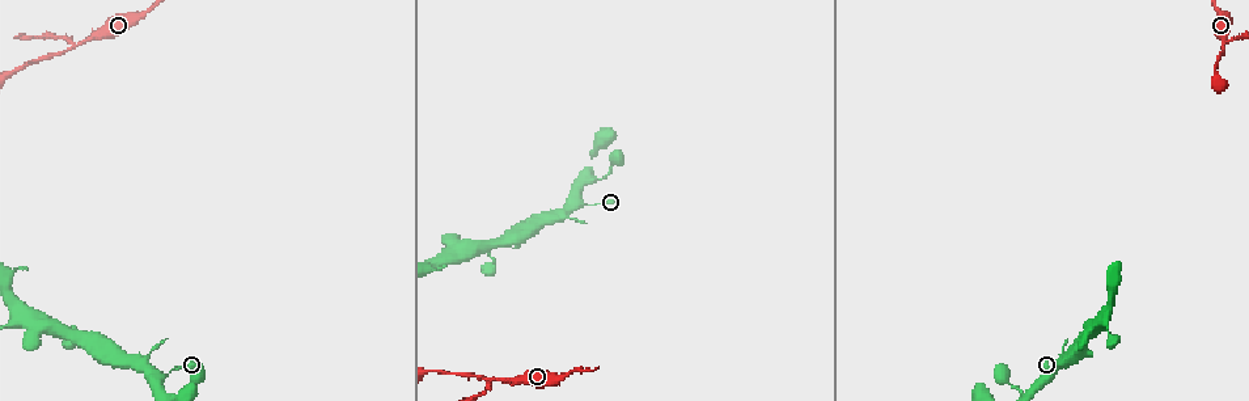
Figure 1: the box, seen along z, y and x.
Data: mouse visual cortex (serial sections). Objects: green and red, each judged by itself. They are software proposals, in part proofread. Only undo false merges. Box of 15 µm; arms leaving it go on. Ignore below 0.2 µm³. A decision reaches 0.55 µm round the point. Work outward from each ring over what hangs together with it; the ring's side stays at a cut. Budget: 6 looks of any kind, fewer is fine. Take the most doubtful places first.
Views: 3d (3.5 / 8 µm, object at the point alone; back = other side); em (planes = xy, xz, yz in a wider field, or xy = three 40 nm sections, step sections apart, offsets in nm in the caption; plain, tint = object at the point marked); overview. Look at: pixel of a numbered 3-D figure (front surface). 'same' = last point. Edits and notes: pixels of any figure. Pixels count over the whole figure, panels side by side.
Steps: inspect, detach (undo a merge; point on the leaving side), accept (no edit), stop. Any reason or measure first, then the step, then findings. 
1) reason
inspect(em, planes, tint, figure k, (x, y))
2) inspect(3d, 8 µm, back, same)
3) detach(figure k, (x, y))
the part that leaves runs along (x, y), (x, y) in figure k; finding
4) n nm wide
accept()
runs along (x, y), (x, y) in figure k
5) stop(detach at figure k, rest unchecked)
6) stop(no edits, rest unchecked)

branch point
inspect(3d, 3.5 µm, figure 1, (1224, 46))

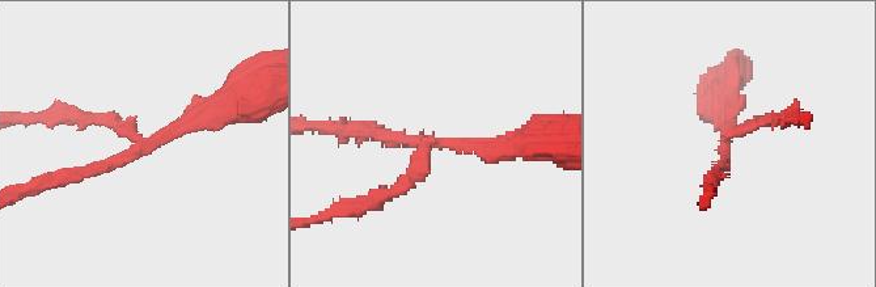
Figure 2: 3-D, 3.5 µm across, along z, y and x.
3 arms; arms of 150, 150, 150 nm; need the tissue
inspect(em, xy, step 2, tint, figure 2, (141, 145))

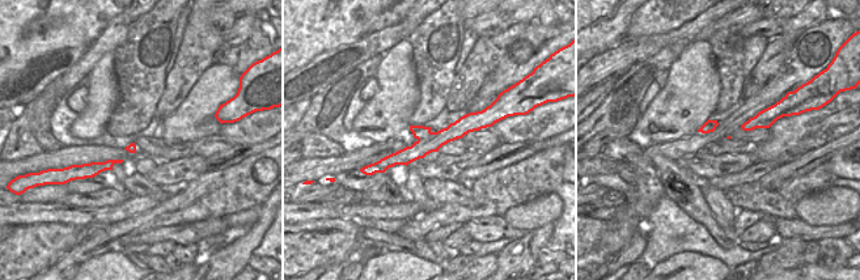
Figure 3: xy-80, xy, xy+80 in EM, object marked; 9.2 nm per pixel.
detach(figure 2, (111, 121))
the part that leaves runs along (131, 138), (115, 122), (36, 118) in figure 2; a second cell is stuck on

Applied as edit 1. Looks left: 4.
calibre changes
inspect(em, xy, step 3, tint, figure 1, (1047, 374))

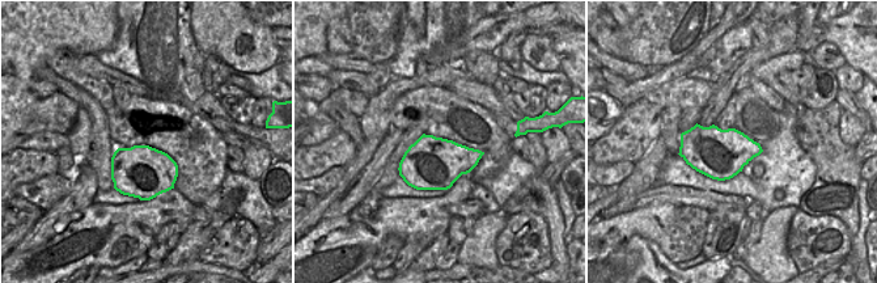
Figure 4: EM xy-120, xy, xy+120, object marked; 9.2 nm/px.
see where the arms go
inspect(3d, 3.5 µm, same)

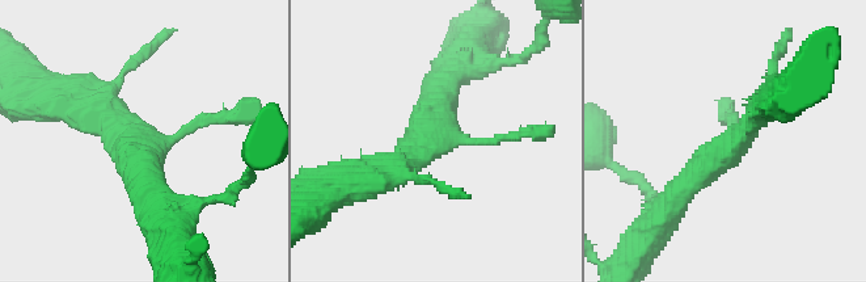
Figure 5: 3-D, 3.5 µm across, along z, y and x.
accept()
runs along (533, 133), (430, 143), (381, 173) in figure 5; continuous, no second cell

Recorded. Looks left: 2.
thick turns thin
inspect(3d, 3.5 µm, figure 1, (1215, 69))

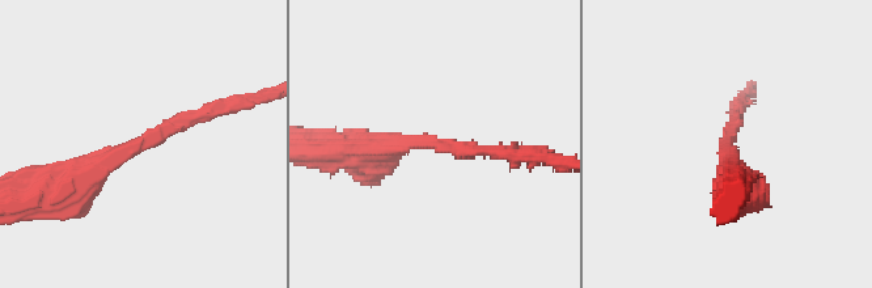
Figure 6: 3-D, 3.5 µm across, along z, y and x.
arms of 150, 400 nm; need the tissue
inspect(em, planes, tint, figure 6, (424, 145))

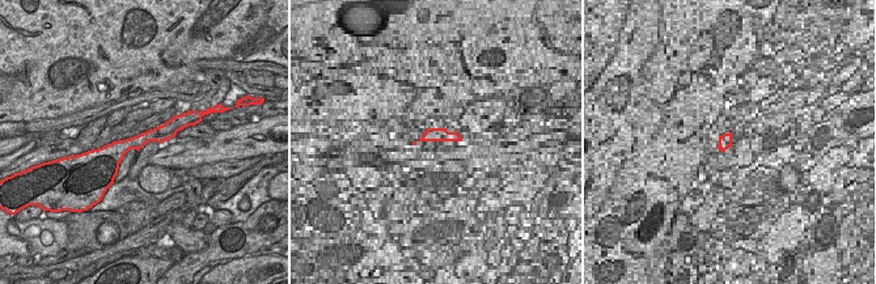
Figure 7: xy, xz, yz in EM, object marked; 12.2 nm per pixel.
200 nm wide
accept()
runs along (181, 123), (104, 152) in figure 7; all the same cell

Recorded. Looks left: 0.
stop(detach at figure 2, rest unchecked)

